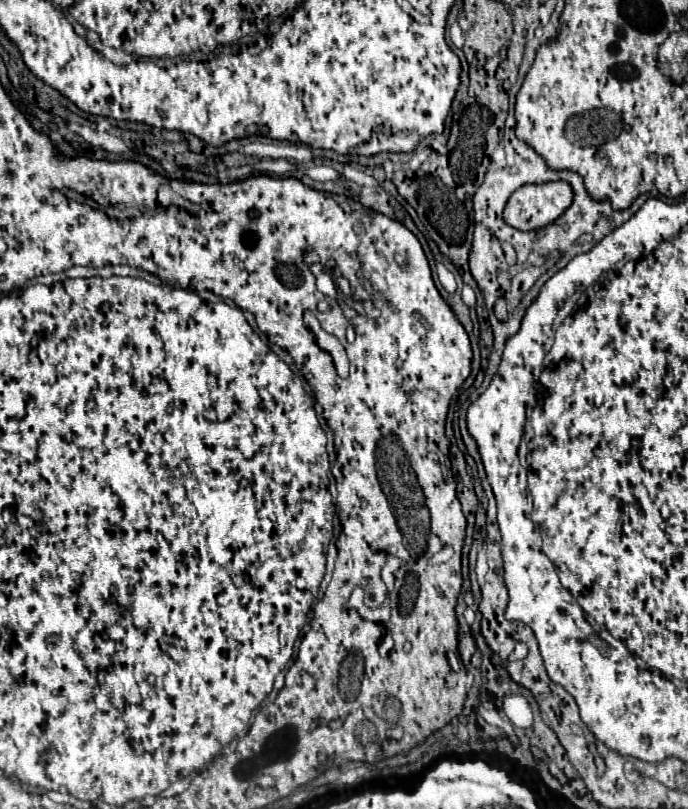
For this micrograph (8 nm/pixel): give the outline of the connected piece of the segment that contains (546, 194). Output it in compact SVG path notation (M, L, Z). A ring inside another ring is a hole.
M564 181L524 185L512 193L504 209L504 221L520 231L540 229L552 223L570 205L572 191Z

